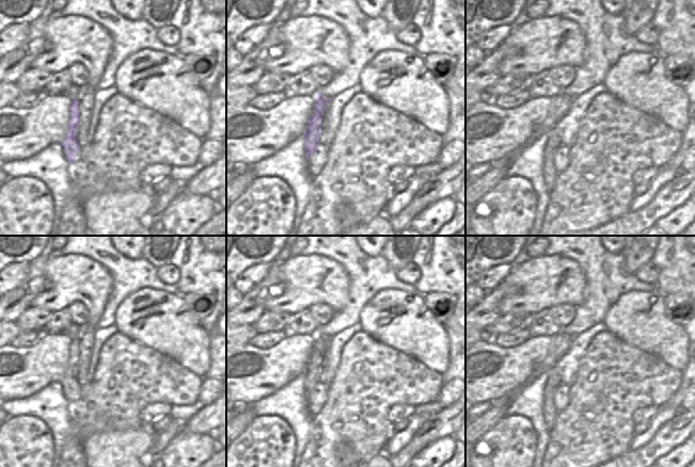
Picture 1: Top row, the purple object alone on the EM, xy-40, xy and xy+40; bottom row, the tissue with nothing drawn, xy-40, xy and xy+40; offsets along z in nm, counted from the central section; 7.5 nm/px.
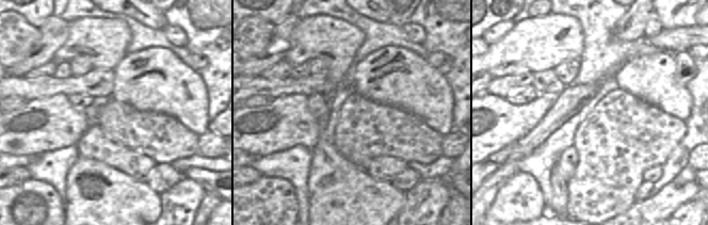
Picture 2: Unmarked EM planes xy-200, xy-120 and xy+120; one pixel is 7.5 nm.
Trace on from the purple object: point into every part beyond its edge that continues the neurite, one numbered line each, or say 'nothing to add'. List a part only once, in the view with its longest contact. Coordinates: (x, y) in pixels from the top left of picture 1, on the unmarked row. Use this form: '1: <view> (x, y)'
nothing to add

